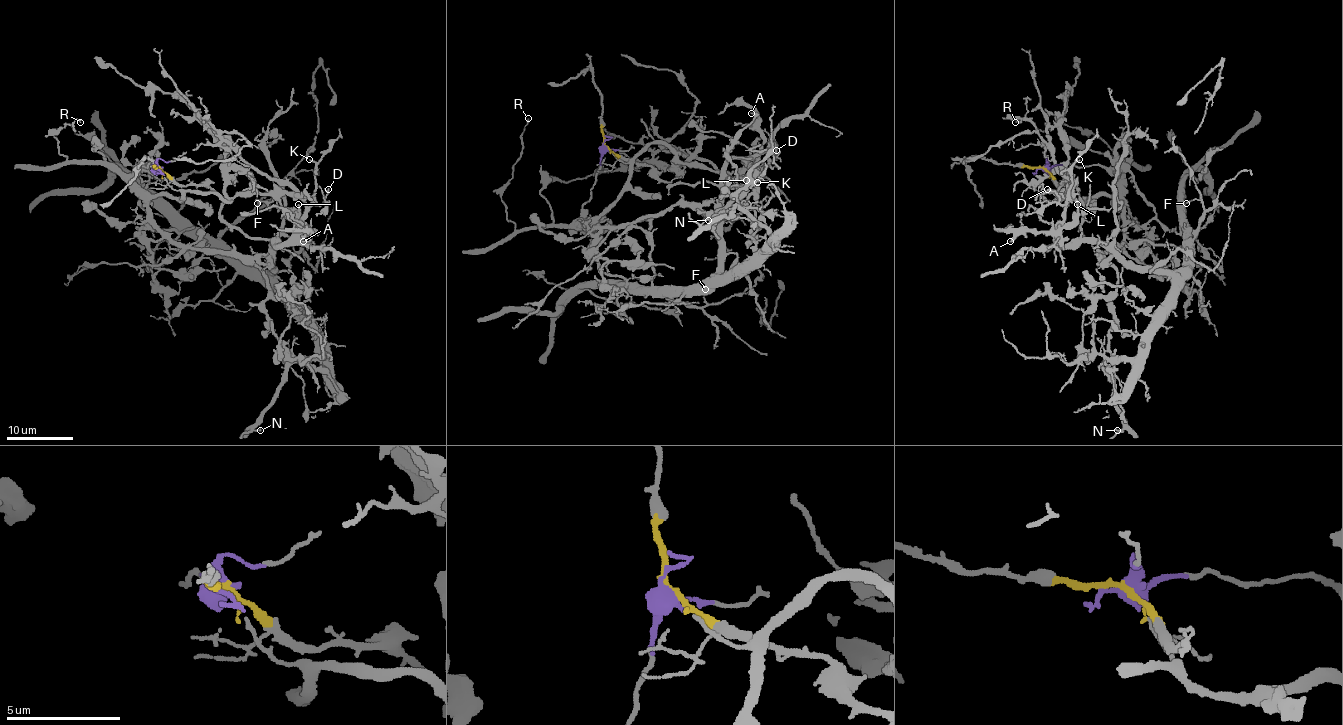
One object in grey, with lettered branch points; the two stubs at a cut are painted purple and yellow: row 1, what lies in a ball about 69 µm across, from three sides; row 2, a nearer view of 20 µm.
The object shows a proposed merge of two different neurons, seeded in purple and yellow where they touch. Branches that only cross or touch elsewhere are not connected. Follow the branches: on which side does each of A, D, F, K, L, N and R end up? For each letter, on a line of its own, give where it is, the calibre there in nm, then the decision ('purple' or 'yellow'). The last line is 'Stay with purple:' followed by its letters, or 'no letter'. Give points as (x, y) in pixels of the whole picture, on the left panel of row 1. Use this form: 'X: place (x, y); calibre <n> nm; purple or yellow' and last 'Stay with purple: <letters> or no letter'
A: place (303, 241); calibre 170 nm; purple
D: place (328, 189); calibre 200 nm; yellow
F: place (257, 203); calibre 110 nm; yellow
K: place (309, 159); calibre 150 nm; yellow
L: place (298, 204); calibre 140 nm; purple
N: place (260, 430); calibre 140 nm; yellow
R: place (80, 122); calibre 180 nm; purple
Stay with purple: A, L, R

